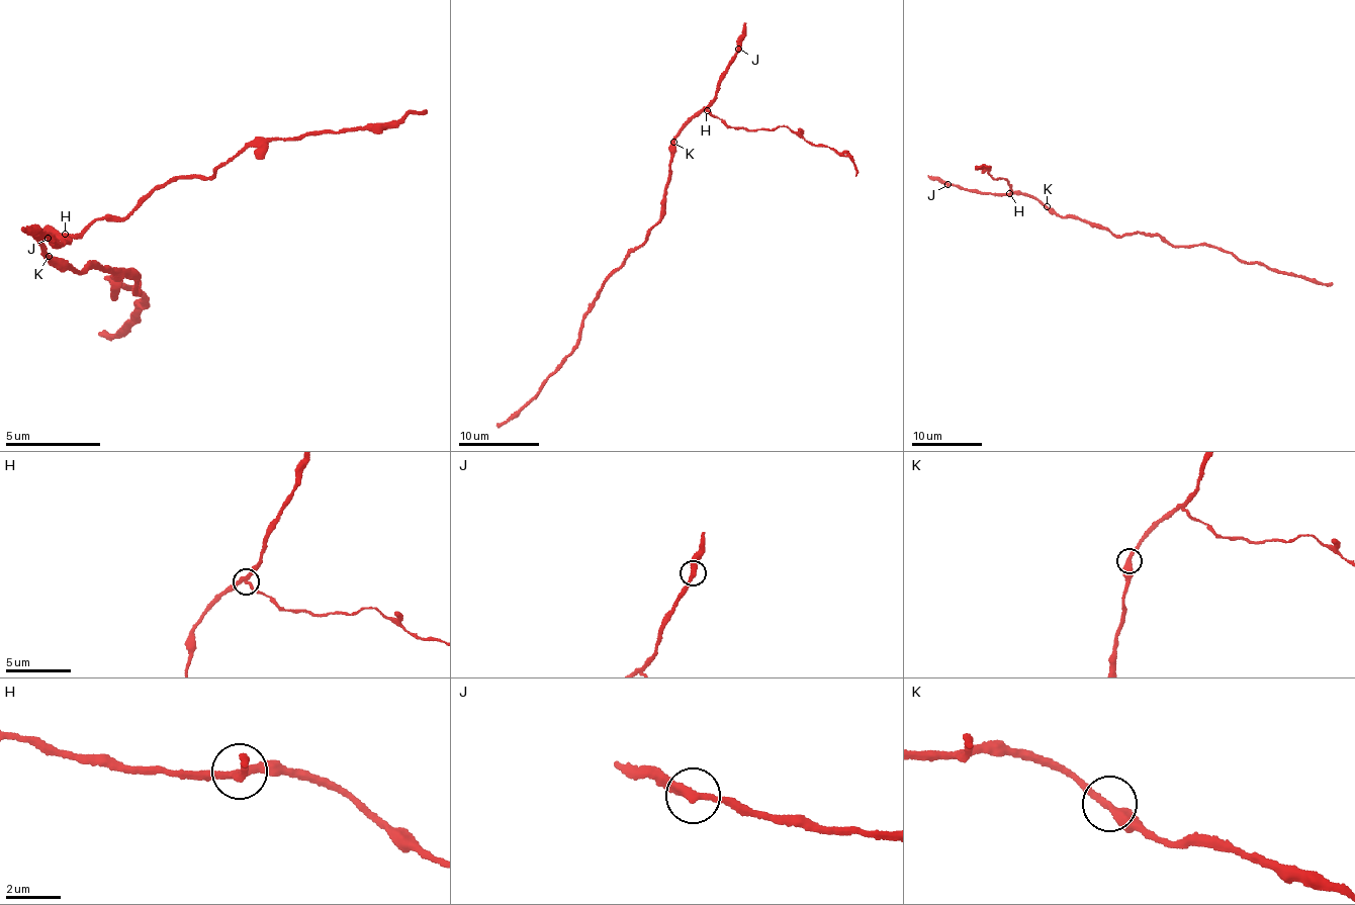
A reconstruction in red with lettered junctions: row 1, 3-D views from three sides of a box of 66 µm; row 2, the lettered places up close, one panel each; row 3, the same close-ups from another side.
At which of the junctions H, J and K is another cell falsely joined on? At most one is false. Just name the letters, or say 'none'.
H

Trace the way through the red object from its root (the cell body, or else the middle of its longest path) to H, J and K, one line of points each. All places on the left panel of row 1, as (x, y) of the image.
H: (120, 269), (105, 273), (99, 267), (75, 274), (68, 267), (60, 269), (38, 243), (44, 233), (64, 235)
J: (120, 269), (60, 269), (38, 243), (44, 233), (67, 241), (52, 248), (48, 238)
K: (120, 269), (105, 273), (102, 269), (97, 270), (99, 267), (75, 274), (68, 267), (60, 269), (49, 256)

